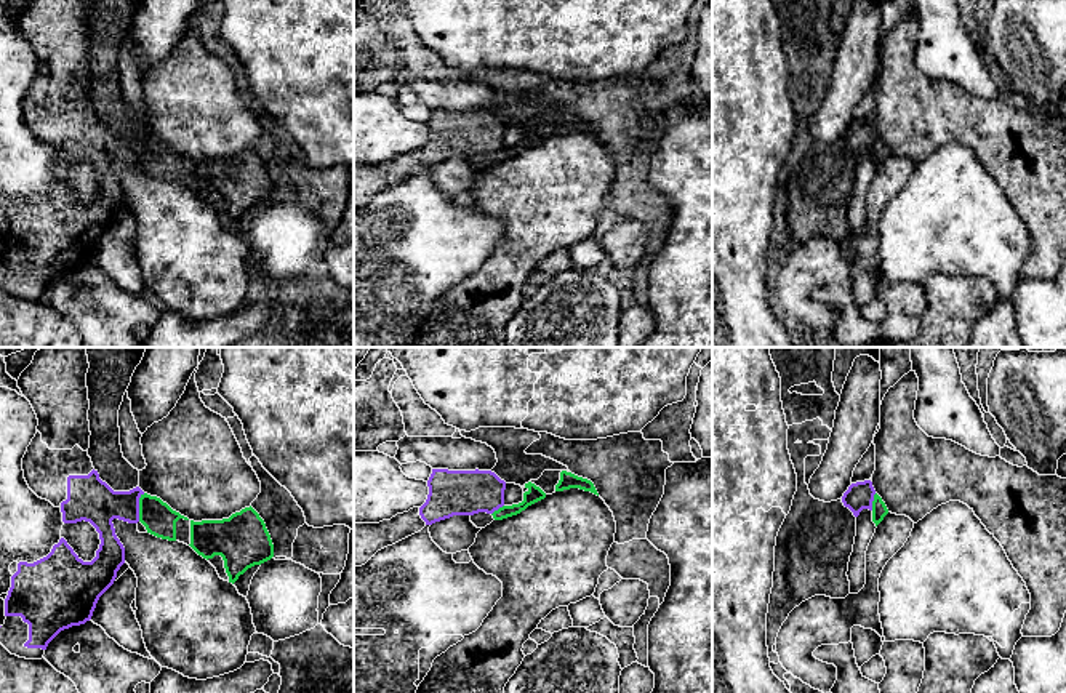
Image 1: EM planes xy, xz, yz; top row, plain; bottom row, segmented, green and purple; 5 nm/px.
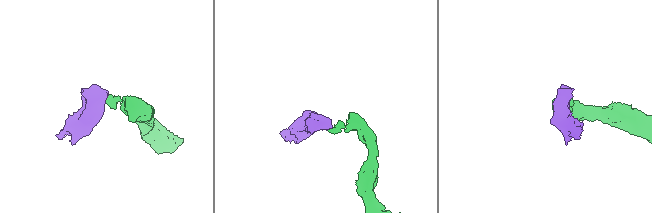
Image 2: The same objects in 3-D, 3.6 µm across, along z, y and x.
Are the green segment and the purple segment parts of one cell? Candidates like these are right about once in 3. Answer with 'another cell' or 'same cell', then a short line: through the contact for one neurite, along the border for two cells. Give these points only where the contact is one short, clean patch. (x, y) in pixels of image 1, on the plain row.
another cell | xy (144, 135), (140, 140), (138, 162)

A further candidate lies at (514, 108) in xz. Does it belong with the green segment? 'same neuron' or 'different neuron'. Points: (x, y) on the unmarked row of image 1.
same neuron

